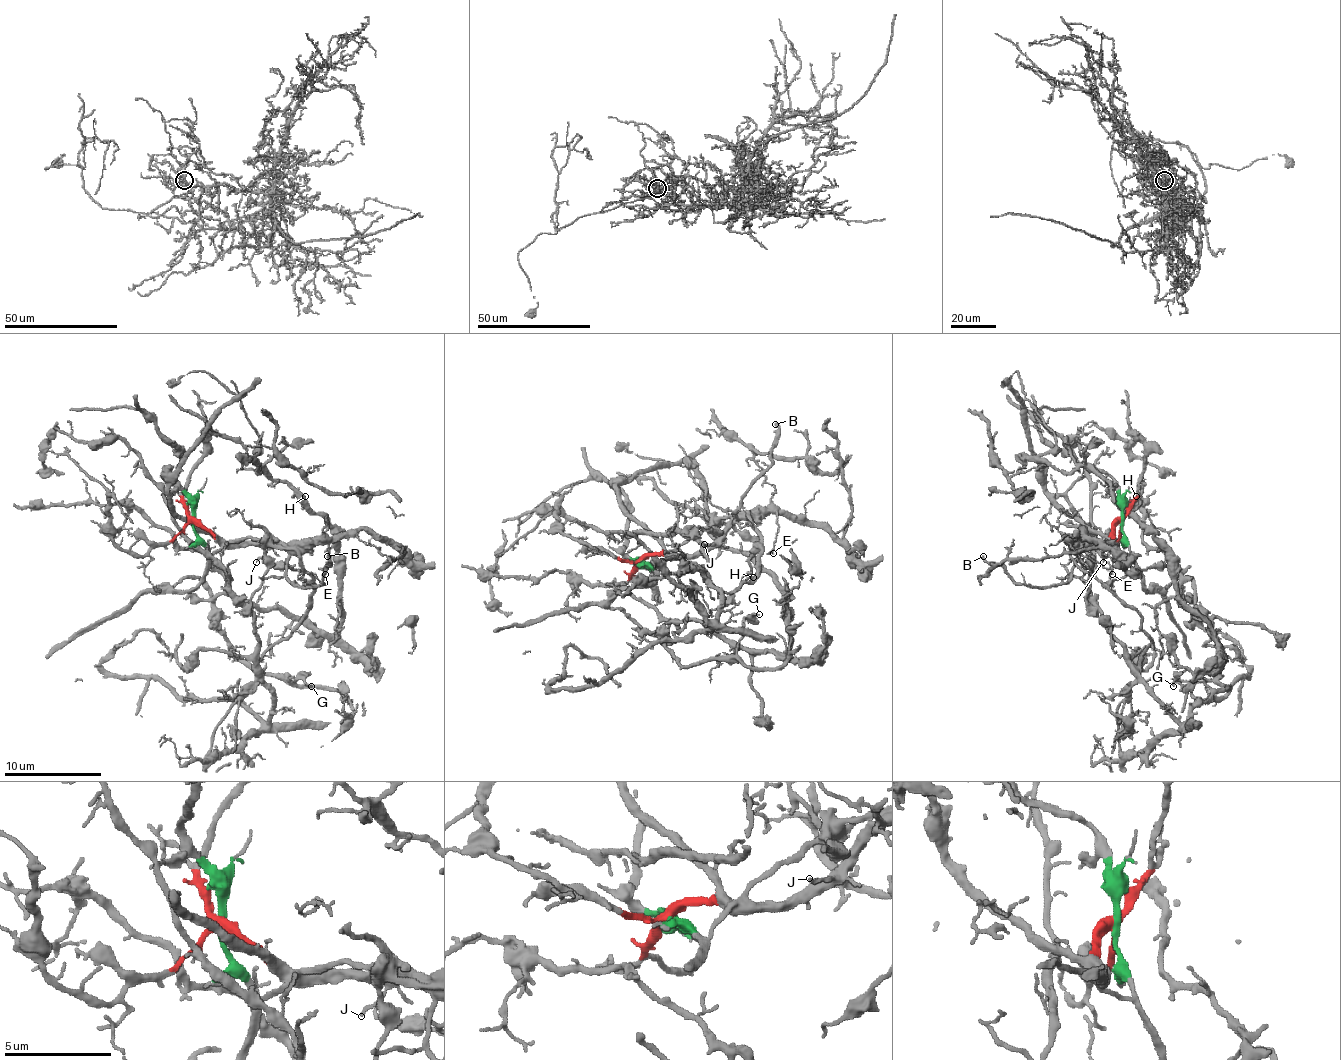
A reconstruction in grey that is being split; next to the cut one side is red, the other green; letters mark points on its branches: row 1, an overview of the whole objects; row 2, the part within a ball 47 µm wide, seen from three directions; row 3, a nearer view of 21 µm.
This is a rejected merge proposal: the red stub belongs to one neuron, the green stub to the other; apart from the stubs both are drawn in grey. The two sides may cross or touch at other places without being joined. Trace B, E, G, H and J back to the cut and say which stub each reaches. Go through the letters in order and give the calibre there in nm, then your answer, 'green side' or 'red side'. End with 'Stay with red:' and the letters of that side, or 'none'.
B: calibre 190 nm; red side
E: calibre 160 nm; red side
G: calibre 140 nm; green side
H: calibre 150 nm; red side
J: calibre 130 nm; red side
Stay with red: B, E, H, J

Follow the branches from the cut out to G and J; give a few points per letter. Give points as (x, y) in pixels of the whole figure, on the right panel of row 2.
G: (1122, 518), (1122, 540), (1146, 589), (1190, 577), (1195, 618), (1224, 652), (1212, 679), (1178, 679), (1173, 686)
J: (1122, 518), (1114, 526), (1114, 540), (1102, 550), (1102, 562)

